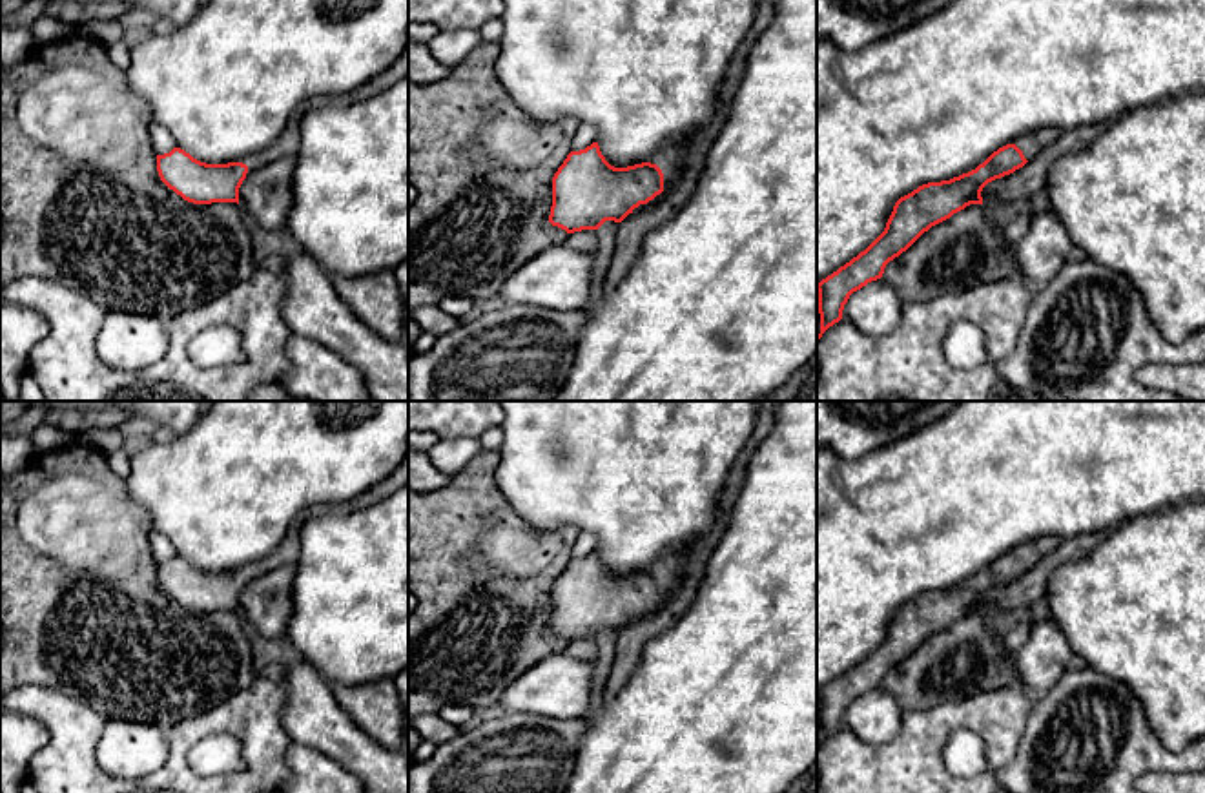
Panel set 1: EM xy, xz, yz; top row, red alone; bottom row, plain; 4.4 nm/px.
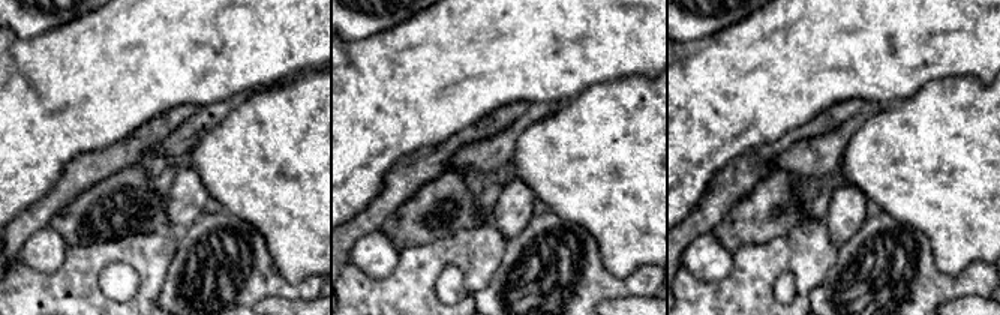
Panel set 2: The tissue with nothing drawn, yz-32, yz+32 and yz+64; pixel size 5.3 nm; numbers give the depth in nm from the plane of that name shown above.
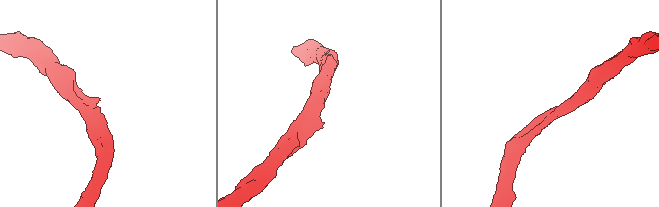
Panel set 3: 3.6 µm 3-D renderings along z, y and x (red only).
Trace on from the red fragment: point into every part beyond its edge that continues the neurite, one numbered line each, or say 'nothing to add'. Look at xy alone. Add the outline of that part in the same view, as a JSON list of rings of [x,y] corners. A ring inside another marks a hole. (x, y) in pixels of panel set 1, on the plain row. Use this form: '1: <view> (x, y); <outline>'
1: xy (288, 551); [[[407,438],[407,452],[399,467],[383,481],[374,485],[370,490],[366,490],[363,496],[354,498],[348,503],[321,503],[306,507],[299,512],[299,516],[292,521],[283,543],[268,556],[252,561],[237,571],[242,571],[248,574],[248,582],[253,582],[255,578],[281,567],[281,565],[297,565],[297,560],[301,556],[301,527],[306,520],[324,516],[324,514],[345,514],[350,510],[357,510],[368,505],[376,505],[383,501],[385,498],[396,494],[399,489],[403,489],[408,483],[408,438]]]

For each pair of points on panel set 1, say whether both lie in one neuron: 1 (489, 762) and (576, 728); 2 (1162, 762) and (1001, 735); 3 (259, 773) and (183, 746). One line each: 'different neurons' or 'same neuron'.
1: same neuron
2: different neurons
3: same neuron

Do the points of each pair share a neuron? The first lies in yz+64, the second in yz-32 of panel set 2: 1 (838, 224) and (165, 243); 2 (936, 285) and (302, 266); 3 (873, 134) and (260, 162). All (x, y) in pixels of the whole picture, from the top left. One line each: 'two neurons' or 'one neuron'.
1: two neurons
2: two neurons
3: one neuron

